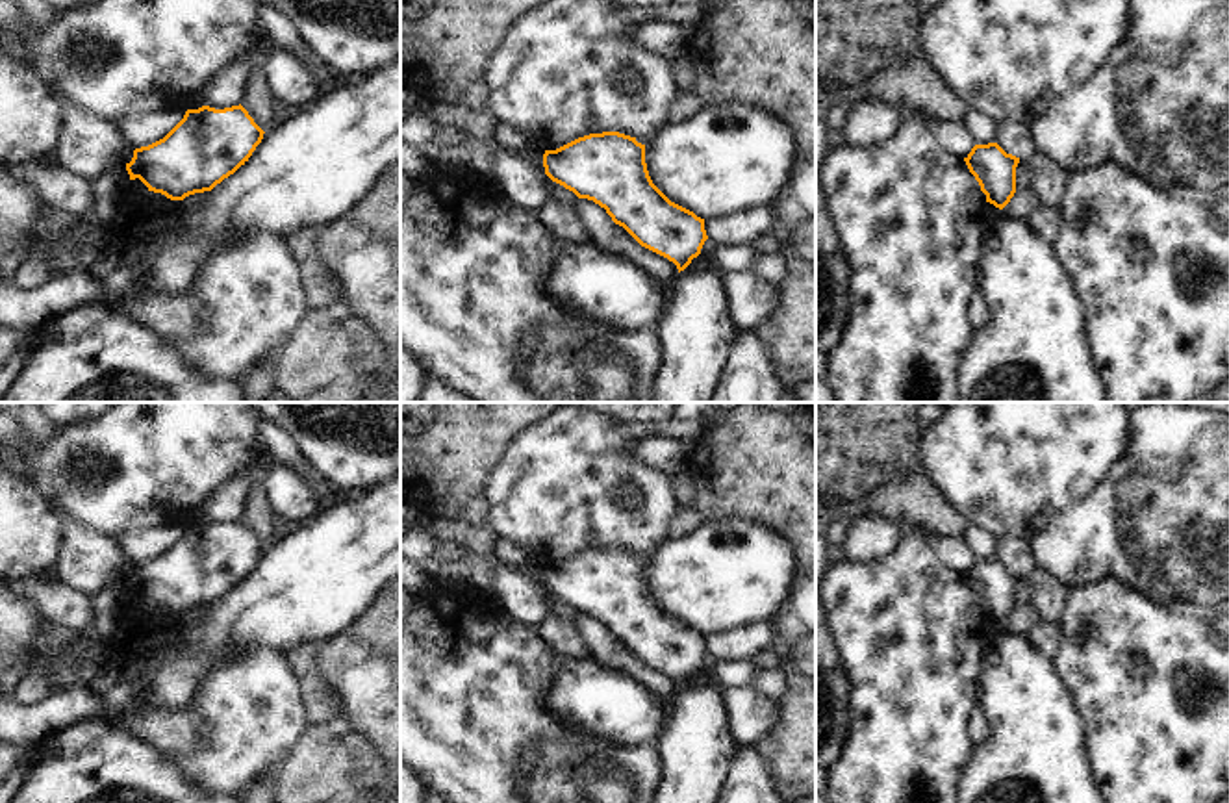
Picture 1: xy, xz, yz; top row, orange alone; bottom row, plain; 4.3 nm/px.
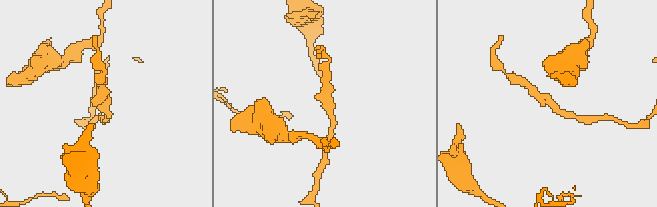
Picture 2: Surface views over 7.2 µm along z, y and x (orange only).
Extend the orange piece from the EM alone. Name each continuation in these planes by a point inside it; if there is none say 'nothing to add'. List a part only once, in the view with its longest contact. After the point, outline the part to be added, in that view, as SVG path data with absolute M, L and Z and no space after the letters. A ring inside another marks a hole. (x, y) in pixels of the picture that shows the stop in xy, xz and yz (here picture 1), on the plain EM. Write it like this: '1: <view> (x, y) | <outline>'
nothing to add

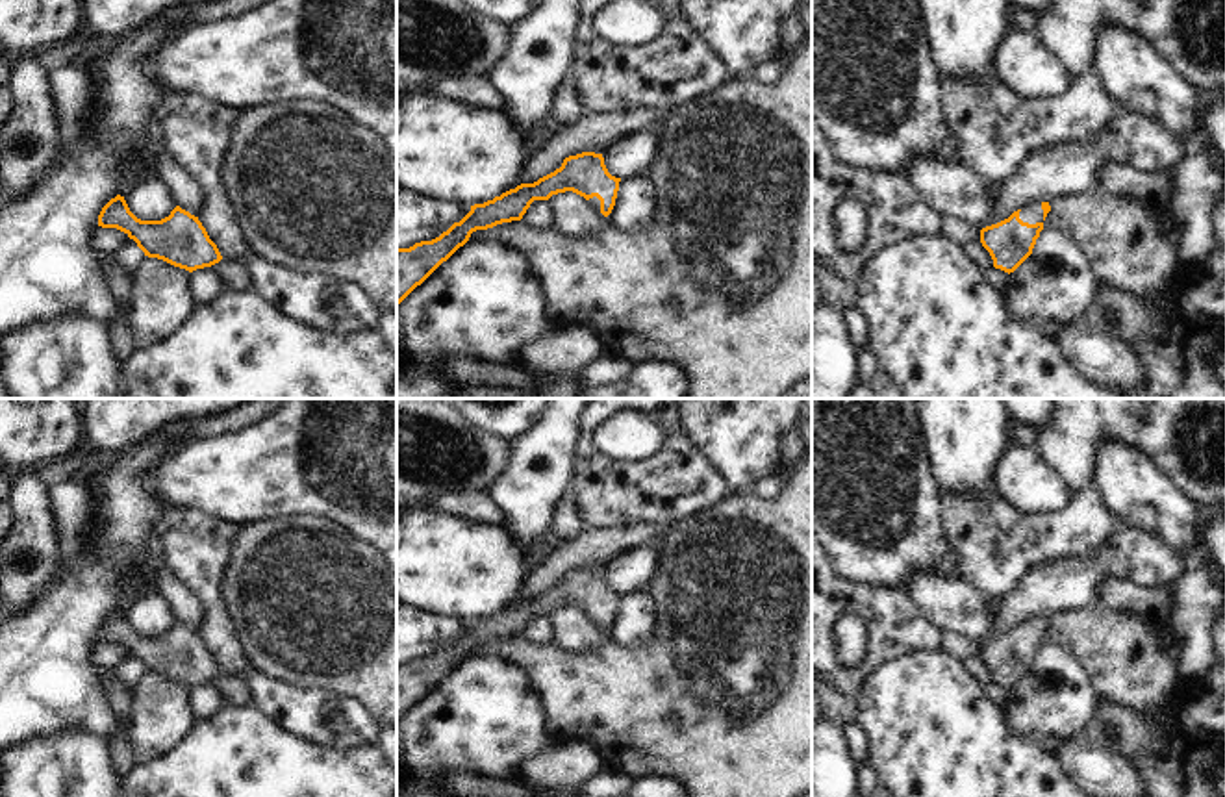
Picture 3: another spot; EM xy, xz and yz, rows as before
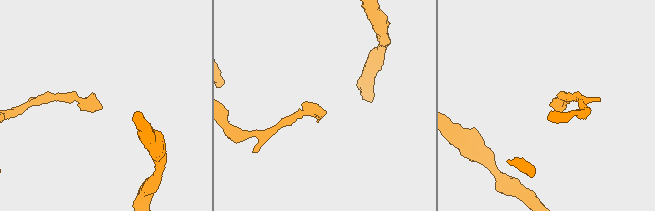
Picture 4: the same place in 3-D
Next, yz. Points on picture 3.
1: yz (1033, 629) | M1042 615L1019 626L1019 634L1029 639L1043 638Z

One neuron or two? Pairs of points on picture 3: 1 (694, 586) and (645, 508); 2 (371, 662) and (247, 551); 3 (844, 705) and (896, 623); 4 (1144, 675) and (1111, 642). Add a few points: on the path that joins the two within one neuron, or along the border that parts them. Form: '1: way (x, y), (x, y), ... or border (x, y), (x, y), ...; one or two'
1: border (703, 508), (664, 527); two
2: way (340, 632), (278, 571); one
3: border (831, 684), (855, 699); two
4: way (1135, 666), (1120, 651); one

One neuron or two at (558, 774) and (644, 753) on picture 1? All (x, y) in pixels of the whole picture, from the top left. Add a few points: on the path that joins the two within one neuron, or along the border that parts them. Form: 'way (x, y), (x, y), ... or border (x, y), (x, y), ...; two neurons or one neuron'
way (579, 774), (623, 774); one neuron

